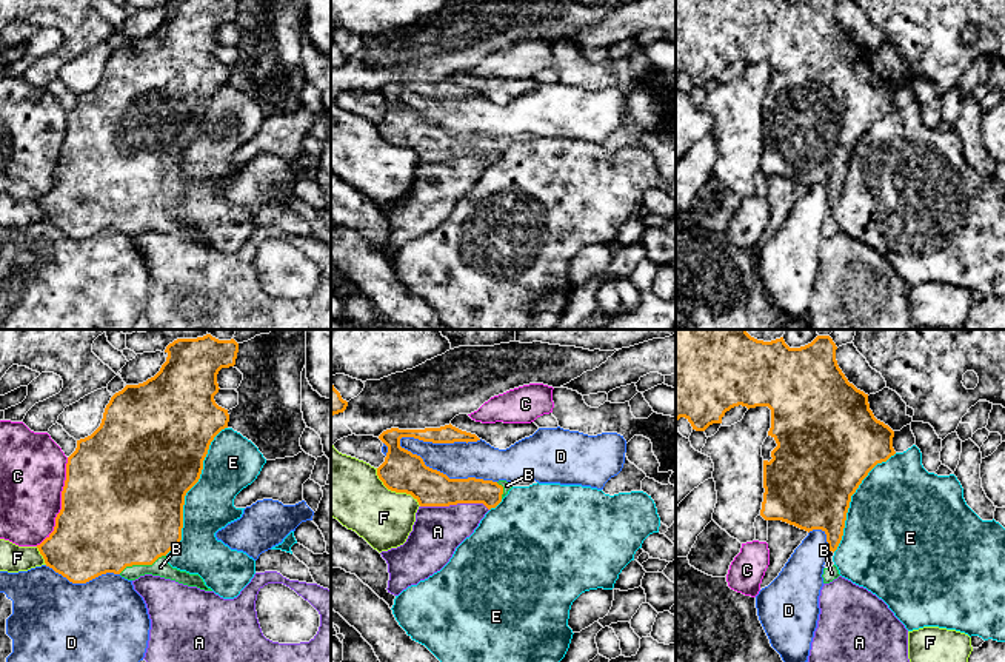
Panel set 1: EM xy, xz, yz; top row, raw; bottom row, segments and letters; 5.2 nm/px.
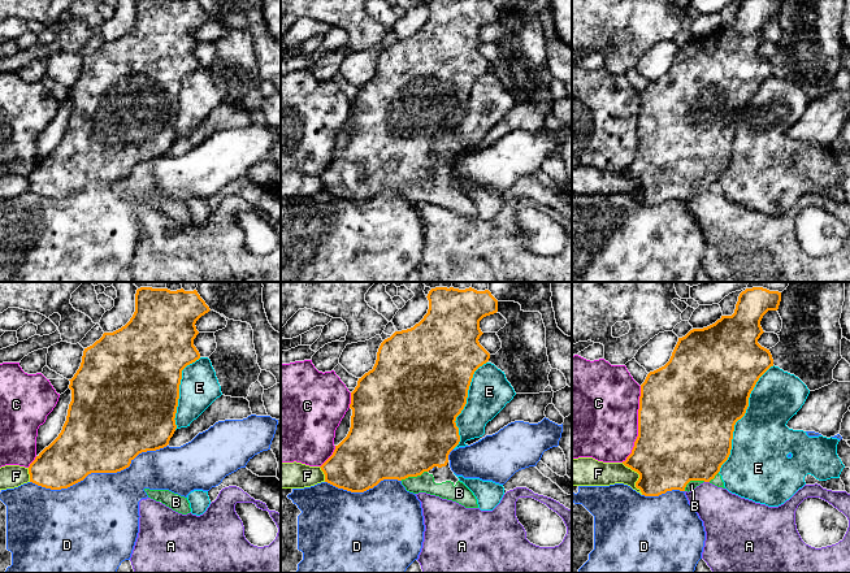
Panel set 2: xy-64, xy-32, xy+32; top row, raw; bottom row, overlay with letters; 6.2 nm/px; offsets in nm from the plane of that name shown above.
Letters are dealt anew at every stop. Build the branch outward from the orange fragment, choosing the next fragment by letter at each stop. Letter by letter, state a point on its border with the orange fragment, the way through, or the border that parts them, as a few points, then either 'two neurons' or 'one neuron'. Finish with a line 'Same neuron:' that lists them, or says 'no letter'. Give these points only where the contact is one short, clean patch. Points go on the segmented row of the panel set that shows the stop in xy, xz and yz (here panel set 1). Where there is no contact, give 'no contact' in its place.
A: xz (454, 504) | two neurons
B: xy (142, 564) | across xy (130, 518), (142, 564), (160, 567) | one neuron
C: xy (62, 502) | two neurons
D: xz (445, 474) | two neurons
E: xy (188, 490) | two neurons
F: xz (394, 490) | two neurons
Same neuron: B

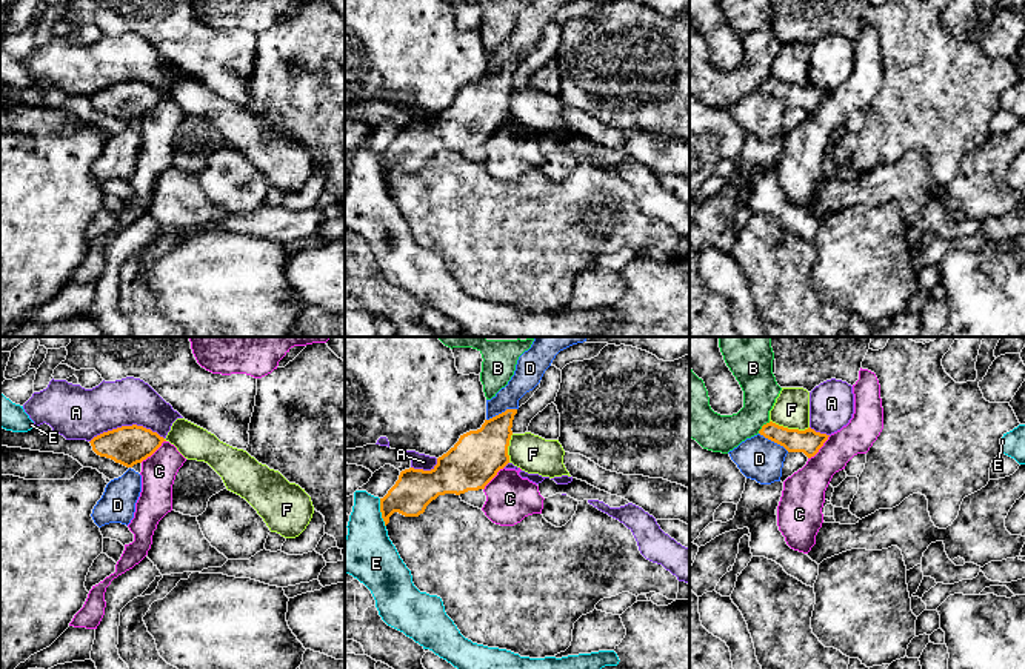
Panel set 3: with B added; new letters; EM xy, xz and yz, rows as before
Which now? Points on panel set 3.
A: xy (126, 426) | two neurons
B: yz (762, 426) | along yz (770, 422), (757, 432) | two neurons
C: xy (153, 452) | along xy (165, 440), (140, 462) | two neurons
D: xz (502, 412) | two neurons
E: xz (380, 511) | two neurons
F: yz (790, 429) | along yz (770, 420), (788, 428), (808, 428) | two neurons
Same neuron: no letter

